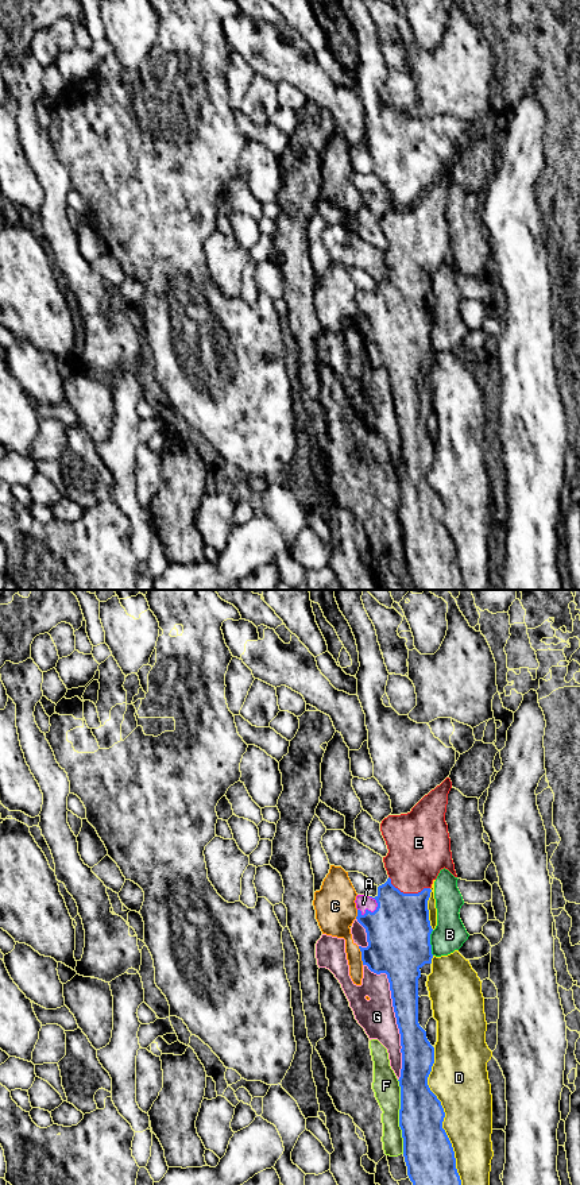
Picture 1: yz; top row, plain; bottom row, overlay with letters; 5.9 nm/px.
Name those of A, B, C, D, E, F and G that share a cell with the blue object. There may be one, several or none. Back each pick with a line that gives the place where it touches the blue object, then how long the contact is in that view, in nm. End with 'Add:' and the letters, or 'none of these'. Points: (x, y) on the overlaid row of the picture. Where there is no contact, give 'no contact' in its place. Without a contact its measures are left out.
A: contact yz (368, 911); length 130 nm
E: contact yz (408, 894); length 260 nm
Add: A, E

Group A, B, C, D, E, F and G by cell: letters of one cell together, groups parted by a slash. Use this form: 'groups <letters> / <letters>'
groups A E / B / C / D / F / G

